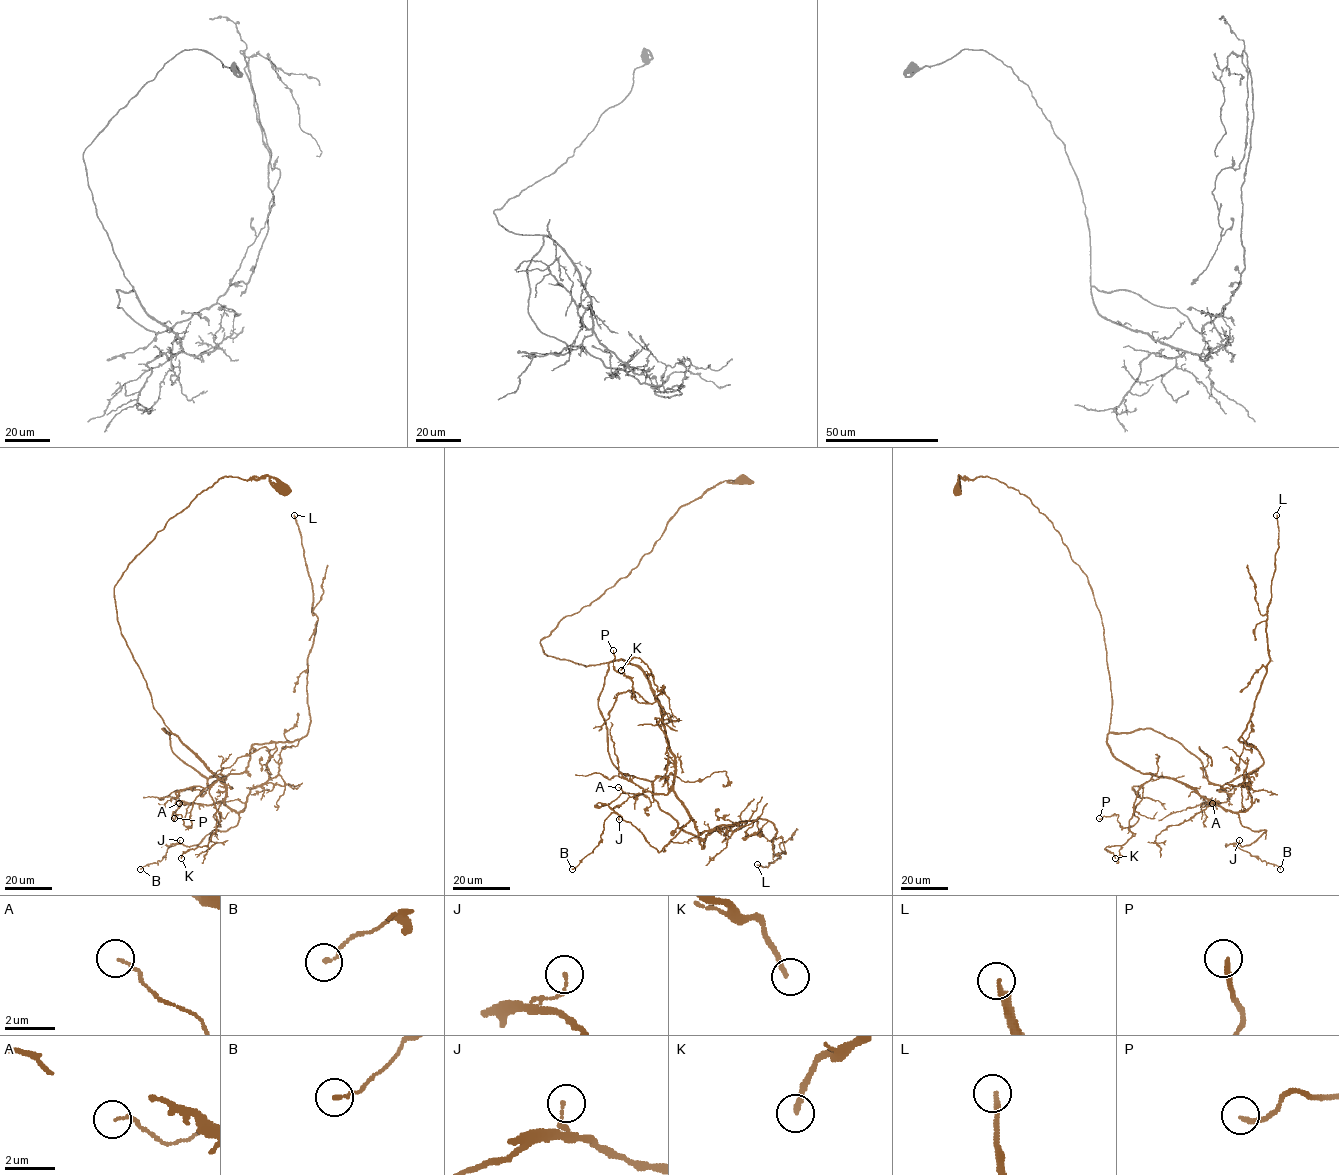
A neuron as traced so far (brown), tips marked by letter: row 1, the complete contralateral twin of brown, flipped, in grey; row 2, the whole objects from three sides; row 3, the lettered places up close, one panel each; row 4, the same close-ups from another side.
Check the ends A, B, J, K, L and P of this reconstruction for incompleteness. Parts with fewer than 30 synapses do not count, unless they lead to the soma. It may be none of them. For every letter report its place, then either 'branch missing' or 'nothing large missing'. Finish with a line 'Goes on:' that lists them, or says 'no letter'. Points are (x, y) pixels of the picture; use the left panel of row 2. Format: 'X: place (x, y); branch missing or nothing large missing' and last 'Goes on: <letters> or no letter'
A: place (179, 803); nothing large missing
B: place (140, 869); nothing large missing
J: place (180, 840); nothing large missing
K: place (181, 858); nothing large missing
L: place (294, 515); branch missing
P: place (174, 818); nothing large missing
Goes on: L

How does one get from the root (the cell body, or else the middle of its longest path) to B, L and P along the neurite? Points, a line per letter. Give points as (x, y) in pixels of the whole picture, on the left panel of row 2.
B: (281, 490), (267, 476), (219, 479), (114, 587), (153, 708), (239, 815), (140, 869)
L: (281, 490), (219, 479), (114, 587), (172, 750), (208, 785), (307, 733), (317, 616), (294, 515)
P: (281, 490), (267, 476), (219, 479), (114, 587), (153, 708), (218, 778), (193, 802), (191, 827), (174, 818)

